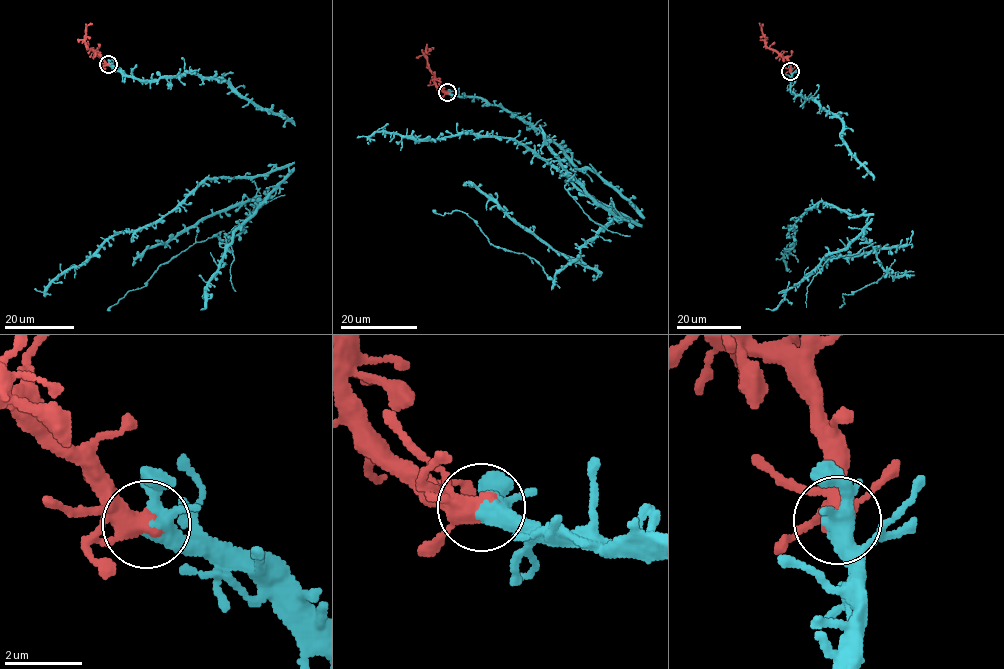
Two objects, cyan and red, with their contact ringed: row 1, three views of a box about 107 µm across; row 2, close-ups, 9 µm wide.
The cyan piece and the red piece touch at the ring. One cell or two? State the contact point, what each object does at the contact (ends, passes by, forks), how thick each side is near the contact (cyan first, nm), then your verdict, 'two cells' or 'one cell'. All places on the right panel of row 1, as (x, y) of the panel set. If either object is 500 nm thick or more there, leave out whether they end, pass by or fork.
at (790, 71); cyan forks there; red forks there; 360 nm thick on the cyan side, 360 nm on the other; one cell

